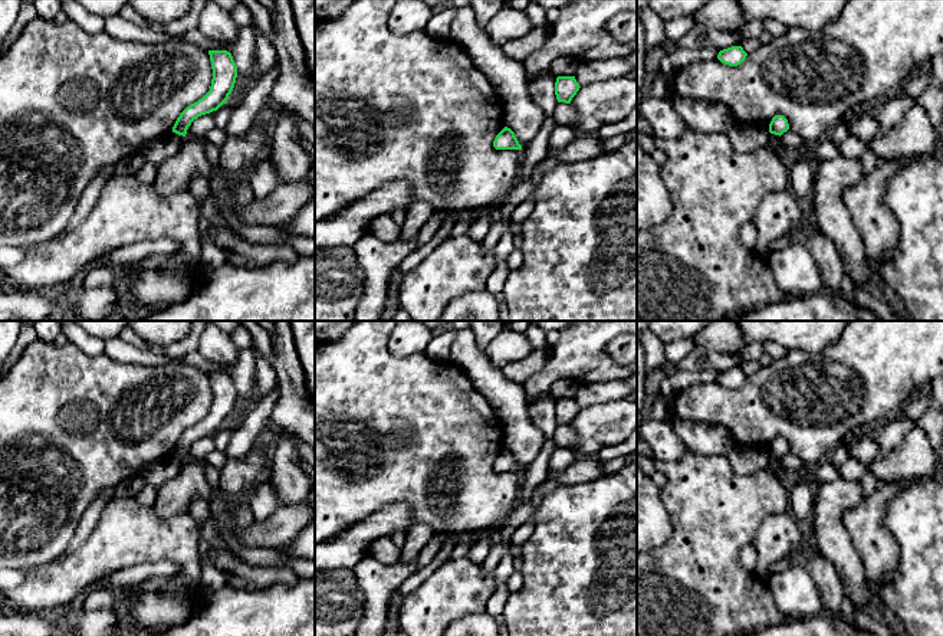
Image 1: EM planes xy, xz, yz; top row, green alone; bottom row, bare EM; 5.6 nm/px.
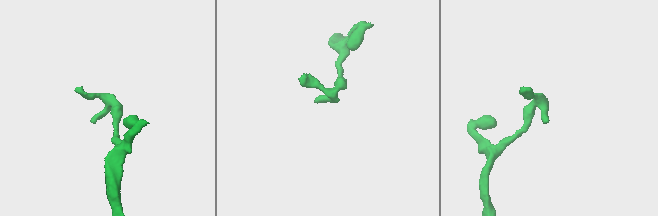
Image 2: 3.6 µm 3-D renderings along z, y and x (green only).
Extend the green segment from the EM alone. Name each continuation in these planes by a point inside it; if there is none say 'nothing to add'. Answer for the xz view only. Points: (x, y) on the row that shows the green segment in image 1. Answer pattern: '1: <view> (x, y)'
nothing to add

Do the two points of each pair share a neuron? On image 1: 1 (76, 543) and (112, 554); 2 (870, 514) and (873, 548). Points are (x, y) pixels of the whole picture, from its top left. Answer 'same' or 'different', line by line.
1: different
2: same

